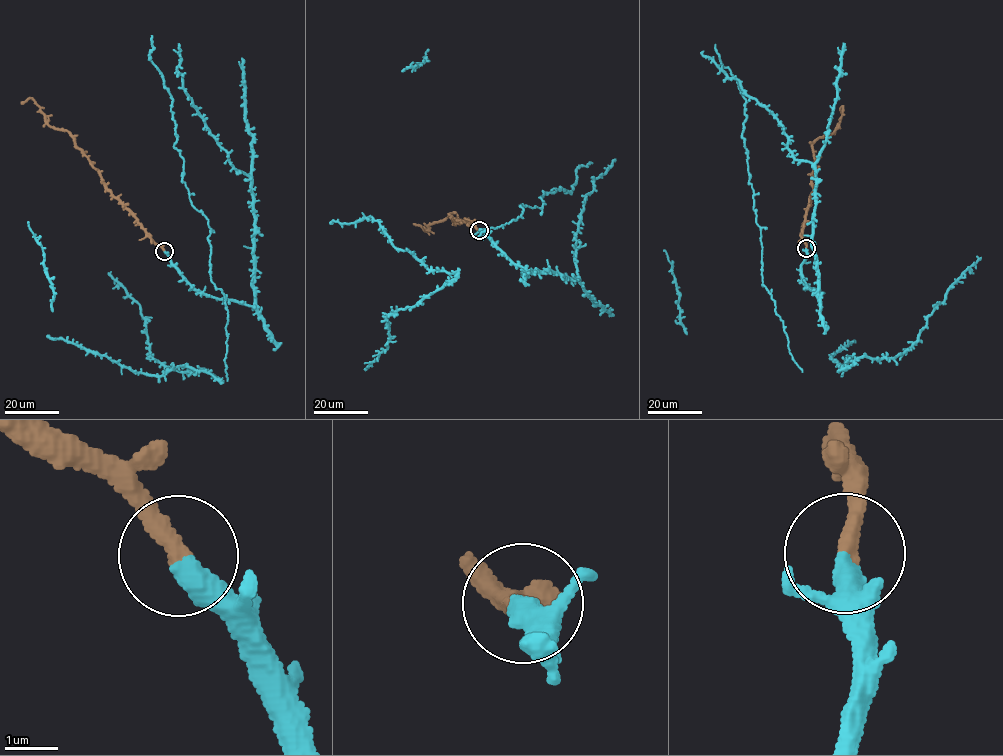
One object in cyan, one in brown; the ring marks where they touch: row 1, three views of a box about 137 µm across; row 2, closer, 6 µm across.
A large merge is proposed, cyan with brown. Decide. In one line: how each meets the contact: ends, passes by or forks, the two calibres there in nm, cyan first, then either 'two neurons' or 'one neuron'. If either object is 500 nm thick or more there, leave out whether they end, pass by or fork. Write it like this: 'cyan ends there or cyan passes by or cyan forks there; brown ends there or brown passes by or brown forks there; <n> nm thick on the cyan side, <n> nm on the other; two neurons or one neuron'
cyan ends there; brown ends there; 440 nm thick on the cyan side, 360 nm on the other; one neuron

